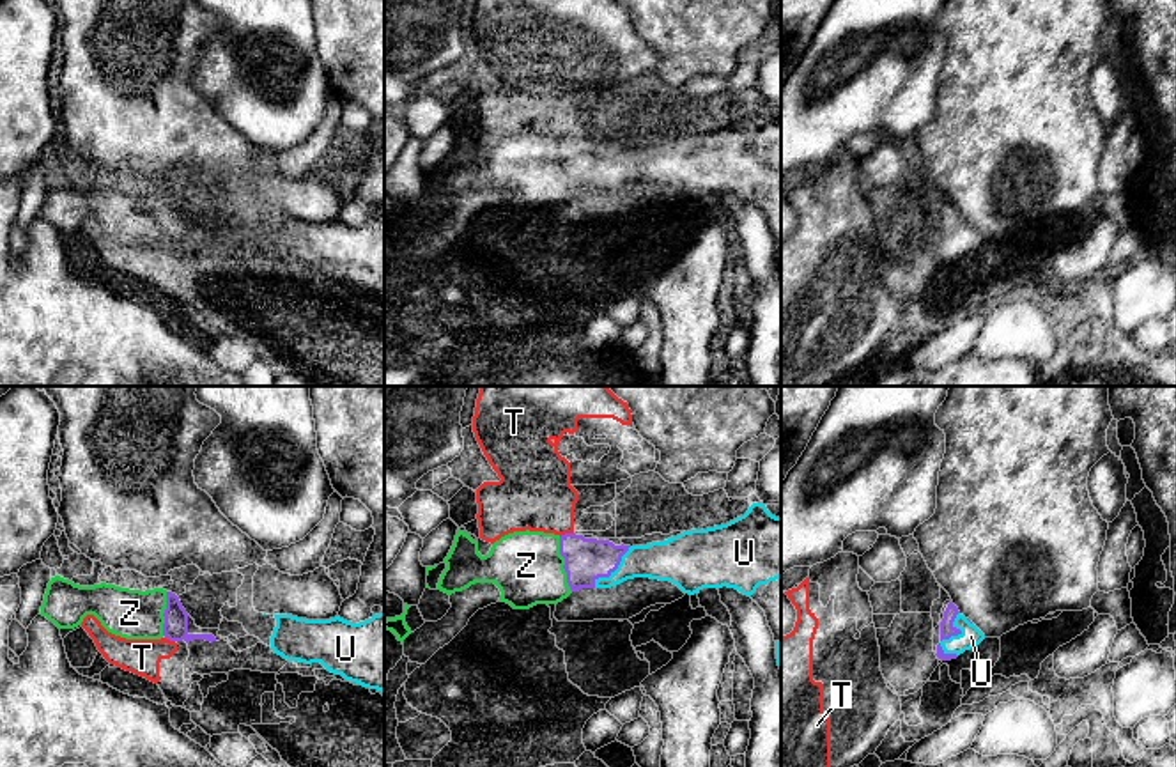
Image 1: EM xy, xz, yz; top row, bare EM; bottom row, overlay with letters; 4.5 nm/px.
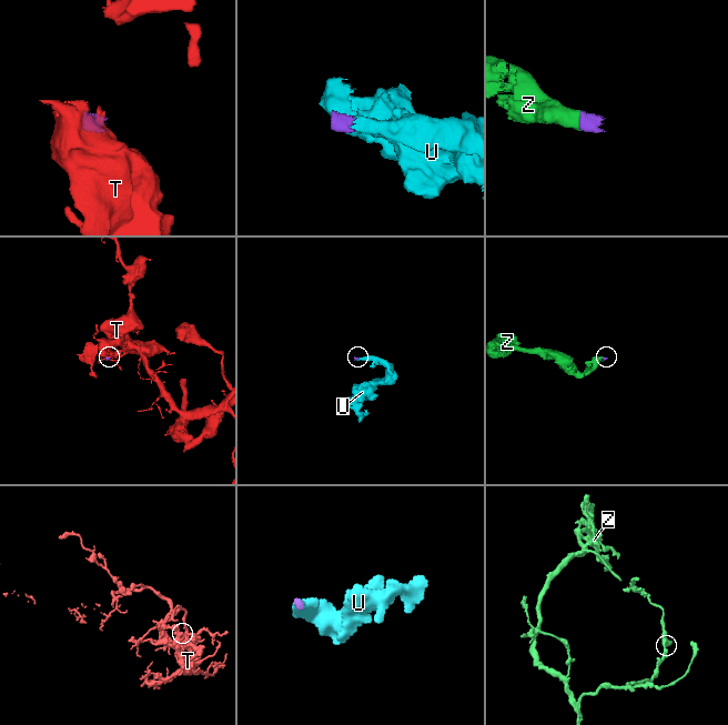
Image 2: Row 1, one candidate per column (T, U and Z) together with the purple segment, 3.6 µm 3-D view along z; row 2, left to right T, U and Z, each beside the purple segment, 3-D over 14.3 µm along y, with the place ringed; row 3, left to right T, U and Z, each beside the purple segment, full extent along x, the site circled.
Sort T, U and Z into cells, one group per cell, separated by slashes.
T / U Z

